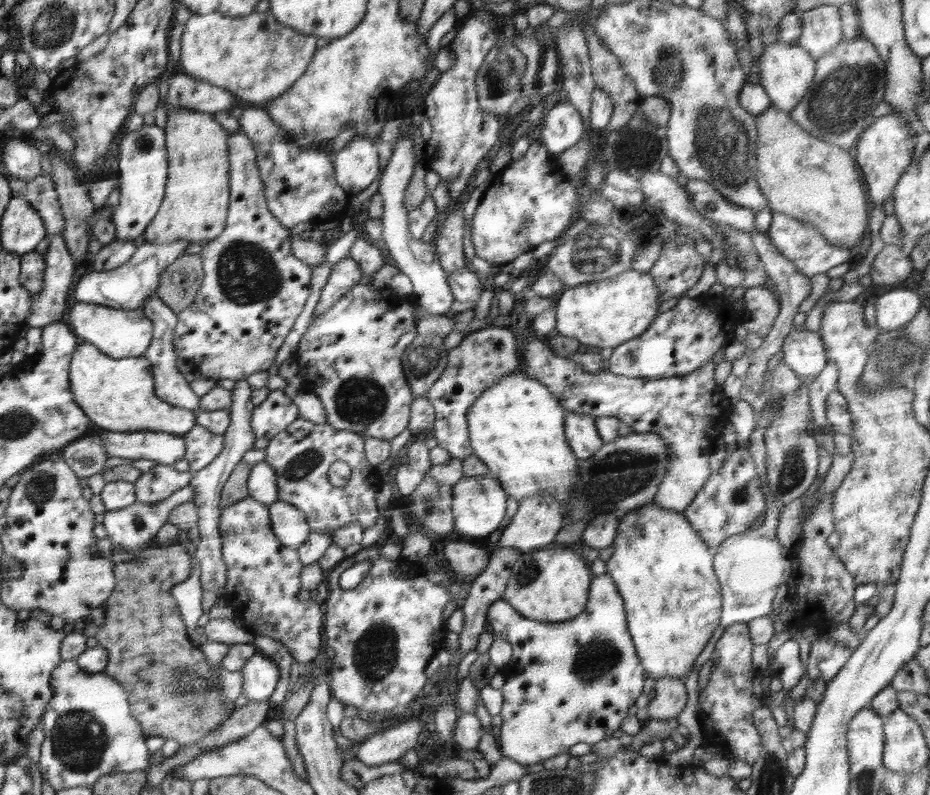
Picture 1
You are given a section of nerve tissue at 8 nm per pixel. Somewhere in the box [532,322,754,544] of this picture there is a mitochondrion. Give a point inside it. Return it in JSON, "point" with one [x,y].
{"point":[621,474]}

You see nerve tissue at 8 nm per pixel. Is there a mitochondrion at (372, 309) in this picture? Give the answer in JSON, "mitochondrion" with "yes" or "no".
{"mitochondrion":"no"}

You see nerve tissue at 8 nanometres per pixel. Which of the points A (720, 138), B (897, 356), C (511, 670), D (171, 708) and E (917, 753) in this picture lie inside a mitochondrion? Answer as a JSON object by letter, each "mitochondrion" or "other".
{"A":"mitochondrion","B":"mitochondrion","C":"other","D":"mitochondrion","E":"other"}

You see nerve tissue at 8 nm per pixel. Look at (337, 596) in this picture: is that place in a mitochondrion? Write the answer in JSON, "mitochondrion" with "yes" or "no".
{"mitochondrion":"no"}

